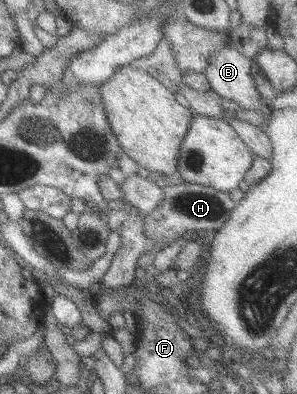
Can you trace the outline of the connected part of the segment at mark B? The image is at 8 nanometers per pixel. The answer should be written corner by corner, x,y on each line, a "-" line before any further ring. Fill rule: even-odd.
224,45
214,52
201,74
206,76
210,90
223,101
234,102
237,110
262,110
267,114
252,79
251,59
234,48

